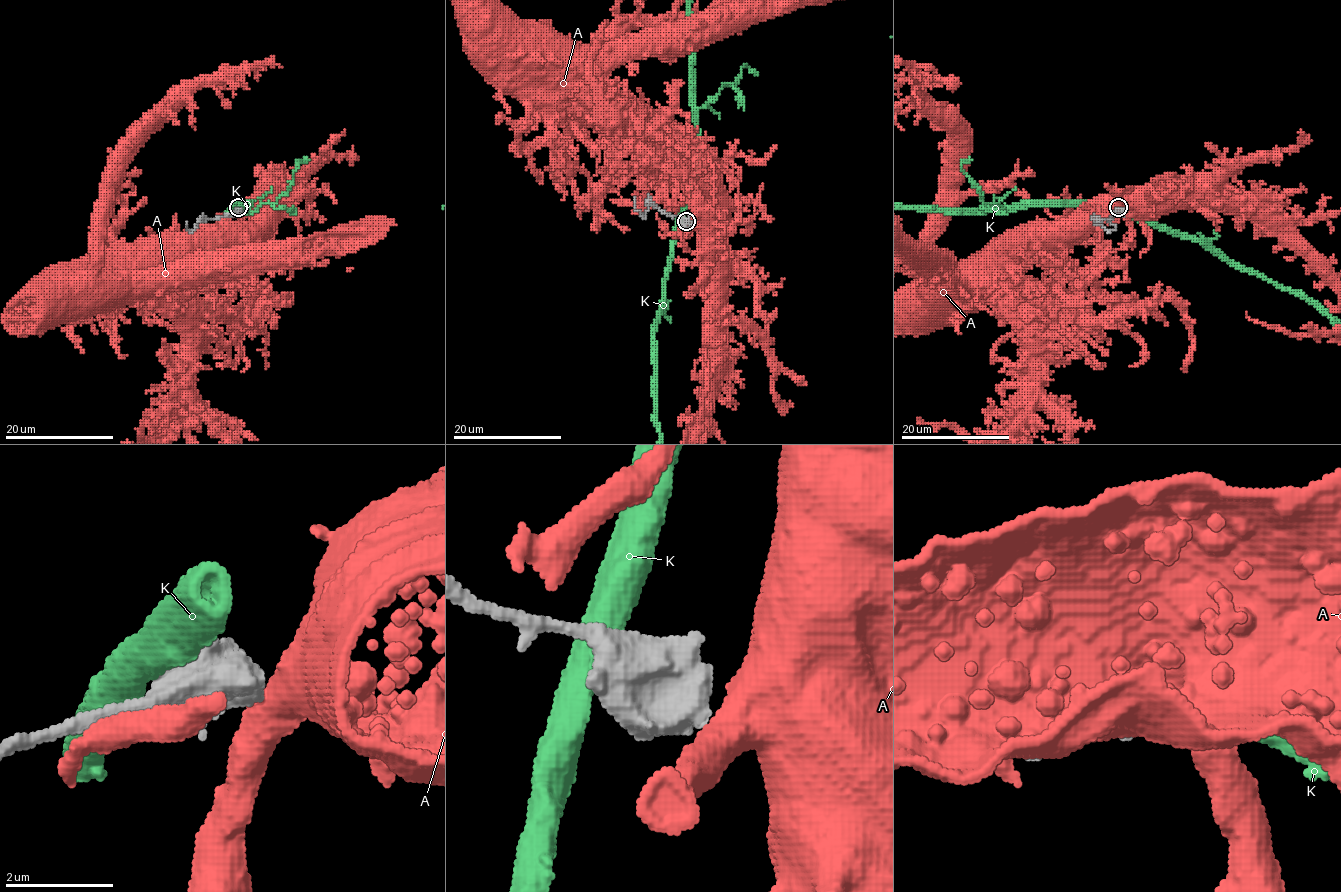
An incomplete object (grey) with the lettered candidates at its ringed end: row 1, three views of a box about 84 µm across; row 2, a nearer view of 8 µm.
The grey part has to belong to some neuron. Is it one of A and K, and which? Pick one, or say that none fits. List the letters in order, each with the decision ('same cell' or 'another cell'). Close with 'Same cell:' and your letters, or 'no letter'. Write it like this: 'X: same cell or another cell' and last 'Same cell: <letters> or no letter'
A: another cell
K: another cell
Same cell: no letter

